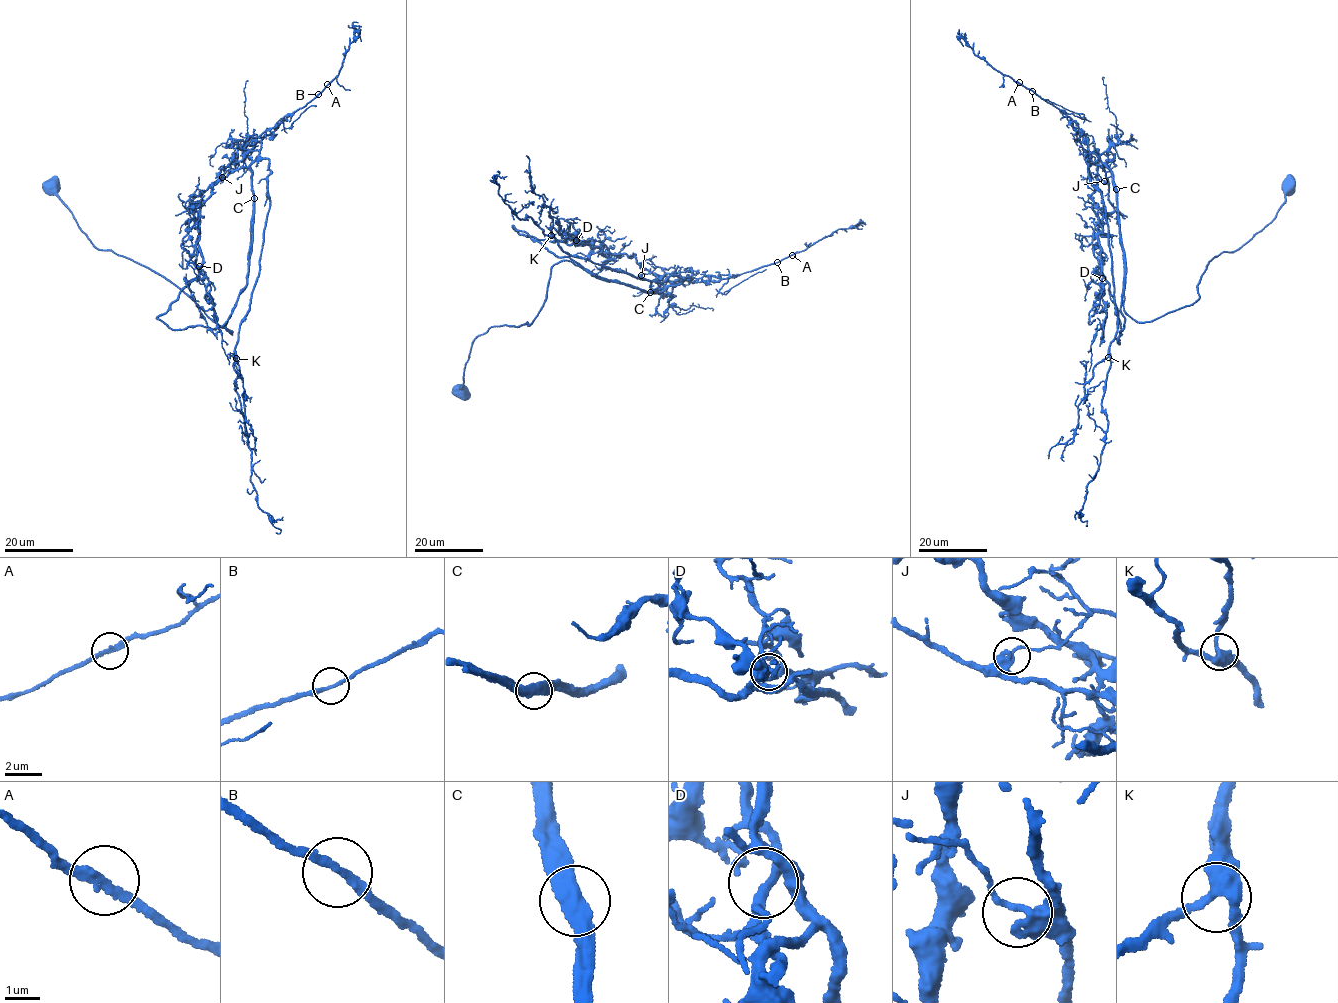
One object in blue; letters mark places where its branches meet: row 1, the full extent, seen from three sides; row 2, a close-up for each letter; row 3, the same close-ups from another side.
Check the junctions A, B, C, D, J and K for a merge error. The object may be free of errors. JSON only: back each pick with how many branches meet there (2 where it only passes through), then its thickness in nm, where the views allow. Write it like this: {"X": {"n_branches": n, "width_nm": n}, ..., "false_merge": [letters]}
{"false_merge": []}

